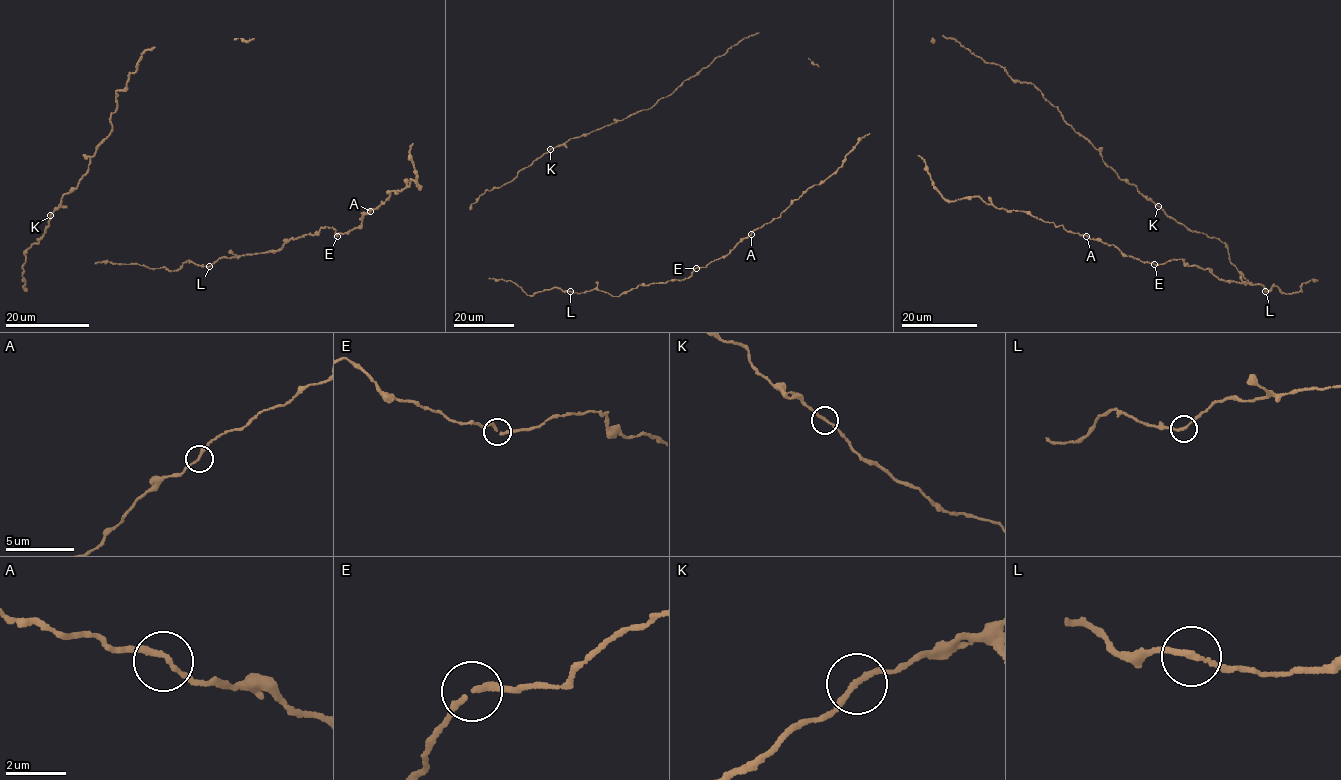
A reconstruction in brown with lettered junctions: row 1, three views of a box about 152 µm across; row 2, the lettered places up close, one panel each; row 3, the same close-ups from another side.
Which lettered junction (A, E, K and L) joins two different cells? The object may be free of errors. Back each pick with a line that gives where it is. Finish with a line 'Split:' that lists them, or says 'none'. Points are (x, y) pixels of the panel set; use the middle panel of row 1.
Split: none

